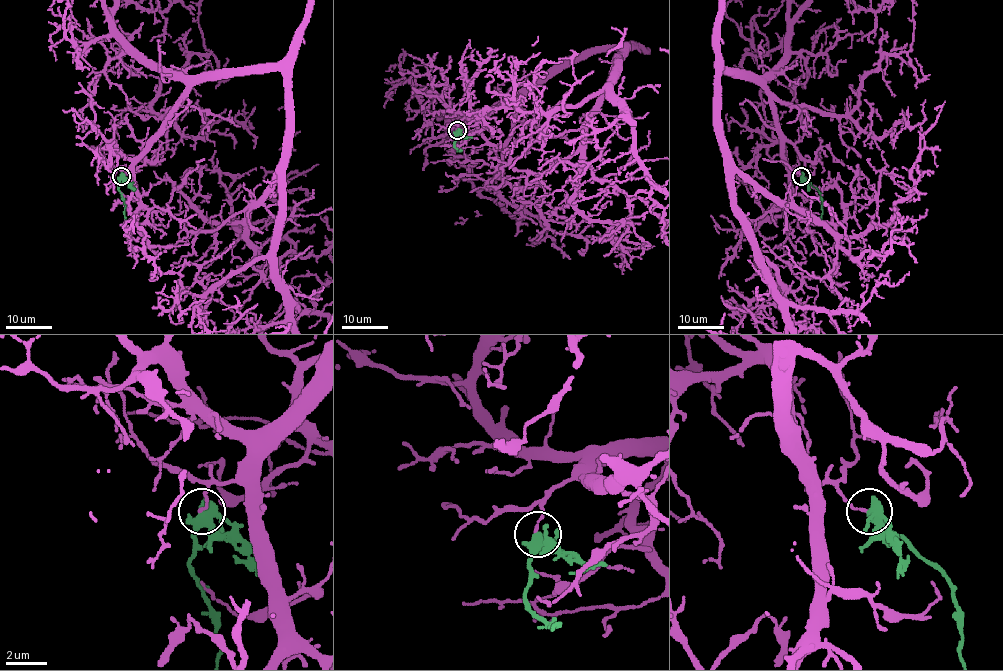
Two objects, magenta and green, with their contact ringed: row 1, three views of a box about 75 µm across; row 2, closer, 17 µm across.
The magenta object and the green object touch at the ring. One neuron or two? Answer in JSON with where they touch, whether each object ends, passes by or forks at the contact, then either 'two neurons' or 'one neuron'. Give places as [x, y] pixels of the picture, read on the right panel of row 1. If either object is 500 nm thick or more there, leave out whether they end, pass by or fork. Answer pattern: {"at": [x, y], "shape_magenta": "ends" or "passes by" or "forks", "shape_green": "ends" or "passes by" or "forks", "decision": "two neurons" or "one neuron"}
{"at": [801, 176], "shape_magenta": "ends", "shape_green": "forks", "decision": "two neurons"}

